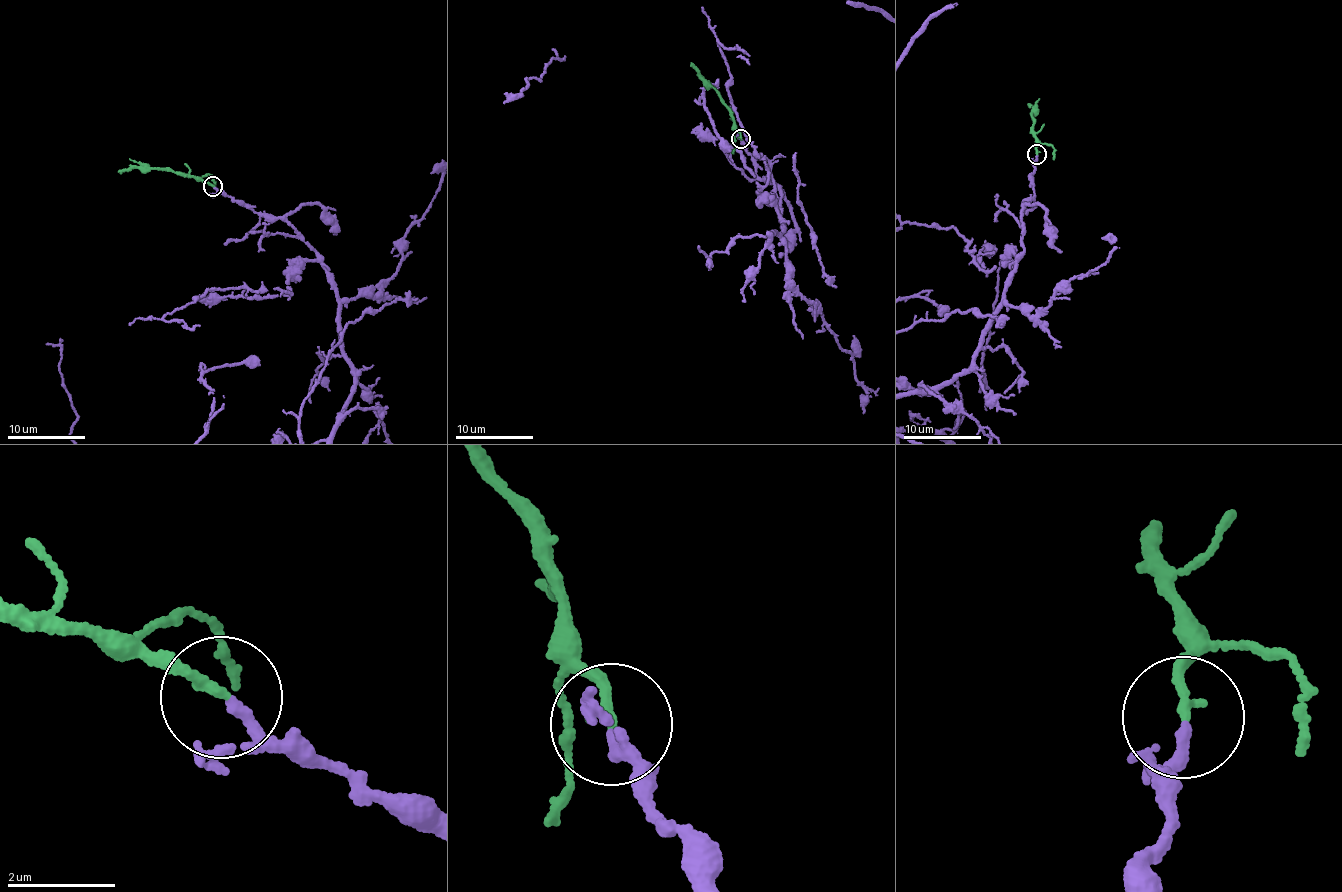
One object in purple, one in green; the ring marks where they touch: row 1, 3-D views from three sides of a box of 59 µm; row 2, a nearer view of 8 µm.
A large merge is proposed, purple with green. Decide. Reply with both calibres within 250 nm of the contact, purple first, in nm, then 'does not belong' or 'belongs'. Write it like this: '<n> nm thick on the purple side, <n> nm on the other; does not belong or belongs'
160 nm thick on the purple side, 180 nm on the other; belongs

